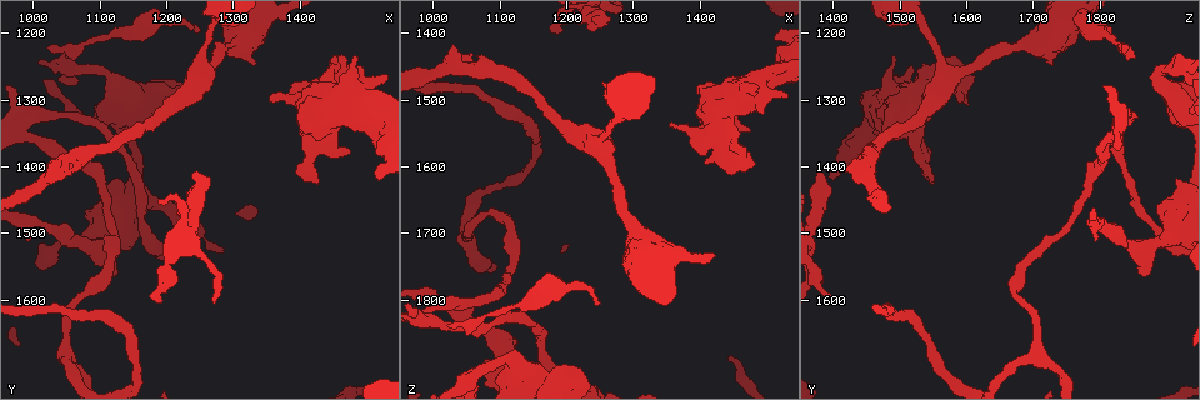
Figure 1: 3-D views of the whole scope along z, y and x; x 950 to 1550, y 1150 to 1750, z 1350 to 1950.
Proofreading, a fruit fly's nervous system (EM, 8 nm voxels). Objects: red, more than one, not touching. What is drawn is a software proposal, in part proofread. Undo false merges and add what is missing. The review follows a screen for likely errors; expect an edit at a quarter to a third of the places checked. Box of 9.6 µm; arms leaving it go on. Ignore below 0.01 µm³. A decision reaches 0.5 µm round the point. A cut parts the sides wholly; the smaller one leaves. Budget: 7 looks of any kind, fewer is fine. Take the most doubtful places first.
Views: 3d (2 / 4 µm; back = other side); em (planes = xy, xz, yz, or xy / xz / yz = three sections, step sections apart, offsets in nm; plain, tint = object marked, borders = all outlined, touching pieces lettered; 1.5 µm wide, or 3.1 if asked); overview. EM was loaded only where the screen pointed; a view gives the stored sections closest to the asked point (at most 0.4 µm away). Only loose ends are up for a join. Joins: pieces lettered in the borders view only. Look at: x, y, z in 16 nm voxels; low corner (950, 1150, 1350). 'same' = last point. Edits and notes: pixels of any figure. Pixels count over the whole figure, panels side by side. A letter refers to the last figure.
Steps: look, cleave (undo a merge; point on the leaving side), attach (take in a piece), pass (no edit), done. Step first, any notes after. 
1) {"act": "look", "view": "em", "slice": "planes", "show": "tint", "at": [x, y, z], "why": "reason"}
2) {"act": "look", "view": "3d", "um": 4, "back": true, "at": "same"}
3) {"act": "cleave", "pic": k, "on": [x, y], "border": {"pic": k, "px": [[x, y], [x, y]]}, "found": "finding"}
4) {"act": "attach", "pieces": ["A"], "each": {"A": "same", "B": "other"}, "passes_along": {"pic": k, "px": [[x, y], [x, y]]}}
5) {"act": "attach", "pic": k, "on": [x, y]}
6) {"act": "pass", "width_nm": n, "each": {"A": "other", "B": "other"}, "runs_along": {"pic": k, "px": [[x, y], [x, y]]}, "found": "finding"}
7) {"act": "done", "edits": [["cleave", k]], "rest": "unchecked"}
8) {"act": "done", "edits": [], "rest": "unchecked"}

{"act": "look", "view": "3d", "um": 4, "at": [1420, 1420, 1550], "why": "free end"}

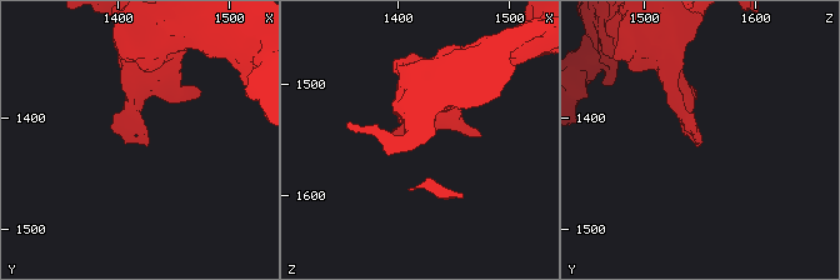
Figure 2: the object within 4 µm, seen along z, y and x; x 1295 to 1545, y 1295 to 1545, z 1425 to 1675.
{"act": "look", "view": "em", "slice": "yz", "step": 8, "show": "plain", "at": [1418, 1422, 1548]}

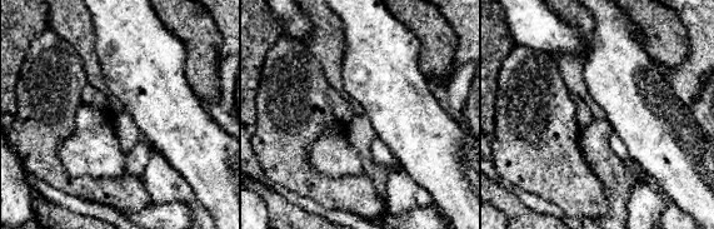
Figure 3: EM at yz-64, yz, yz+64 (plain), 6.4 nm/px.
{"act": "look", "view": "em", "slice": "yz", "step": 8, "show": "borders", "at": "same", "why": "see the neighbours"}

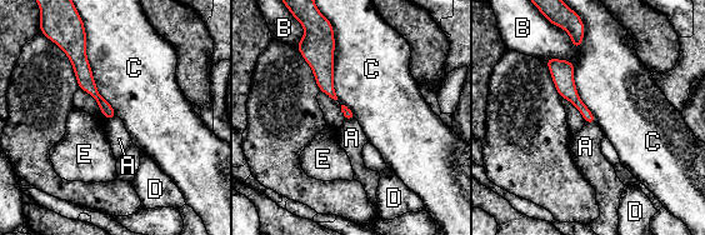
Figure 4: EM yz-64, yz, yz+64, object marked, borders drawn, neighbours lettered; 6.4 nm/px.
{"act": "pass", "each": {"A": "other", "B": "other", "C": "other", "D": "other", "E": "other"}, "border": {"pic": 4, "px": [[585, 121], [595, 123]]}, "found": "no lettered piece goes on from it"}

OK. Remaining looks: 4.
{"act": "look", "view": "3d", "um": 4, "at": [1240, 1195, 1810], "why": "tapers out"}

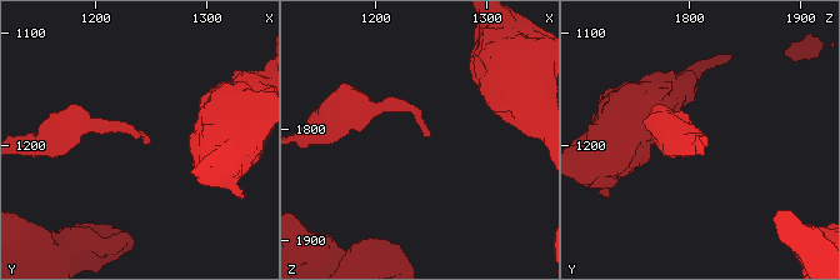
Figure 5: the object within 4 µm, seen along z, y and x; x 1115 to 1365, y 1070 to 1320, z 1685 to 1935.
{"act": "look", "view": "em", "slice": "planes", "show": "borders", "at": [1242, 1198, 1806], "why": "need the tissue"}

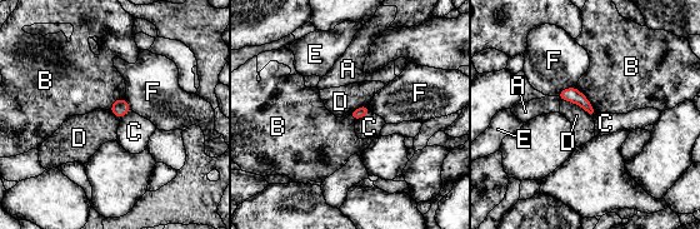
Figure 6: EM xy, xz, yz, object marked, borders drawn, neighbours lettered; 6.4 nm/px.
{"act": "pass", "each": {"A": "other", "B": "other", "C": "other", "D": "other", "E": "other", "F": "other"}, "border": {"pic": 6, "px": [[561, 99], [580, 105], [593, 117]]}, "found": "none of them fits"}

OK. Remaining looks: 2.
{"act": "look", "view": "em", "um": 3.1, "slice": "xy", "step": 16, "show": "borders", "at": [1355, 1305, 1540], "why": "an open end"}

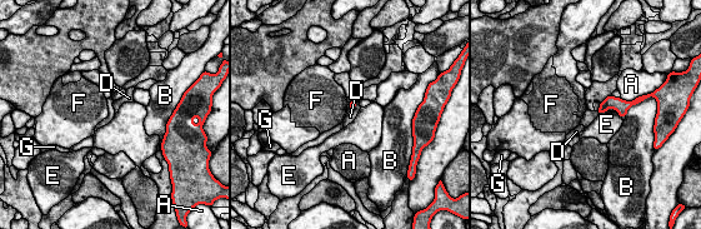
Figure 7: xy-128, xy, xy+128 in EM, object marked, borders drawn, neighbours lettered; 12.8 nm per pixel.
{"act": "pass", "each": {"A": "other", "B": "other", "D": "other", "E": "other", "F": "other", "G": "other"}, "border": {"pic": 7, "px": [[357, 101], [351, 111]]}, "found": "none of them fits"}

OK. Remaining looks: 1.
{"act": "done", "edits": [], "rest": "unchecked"}

